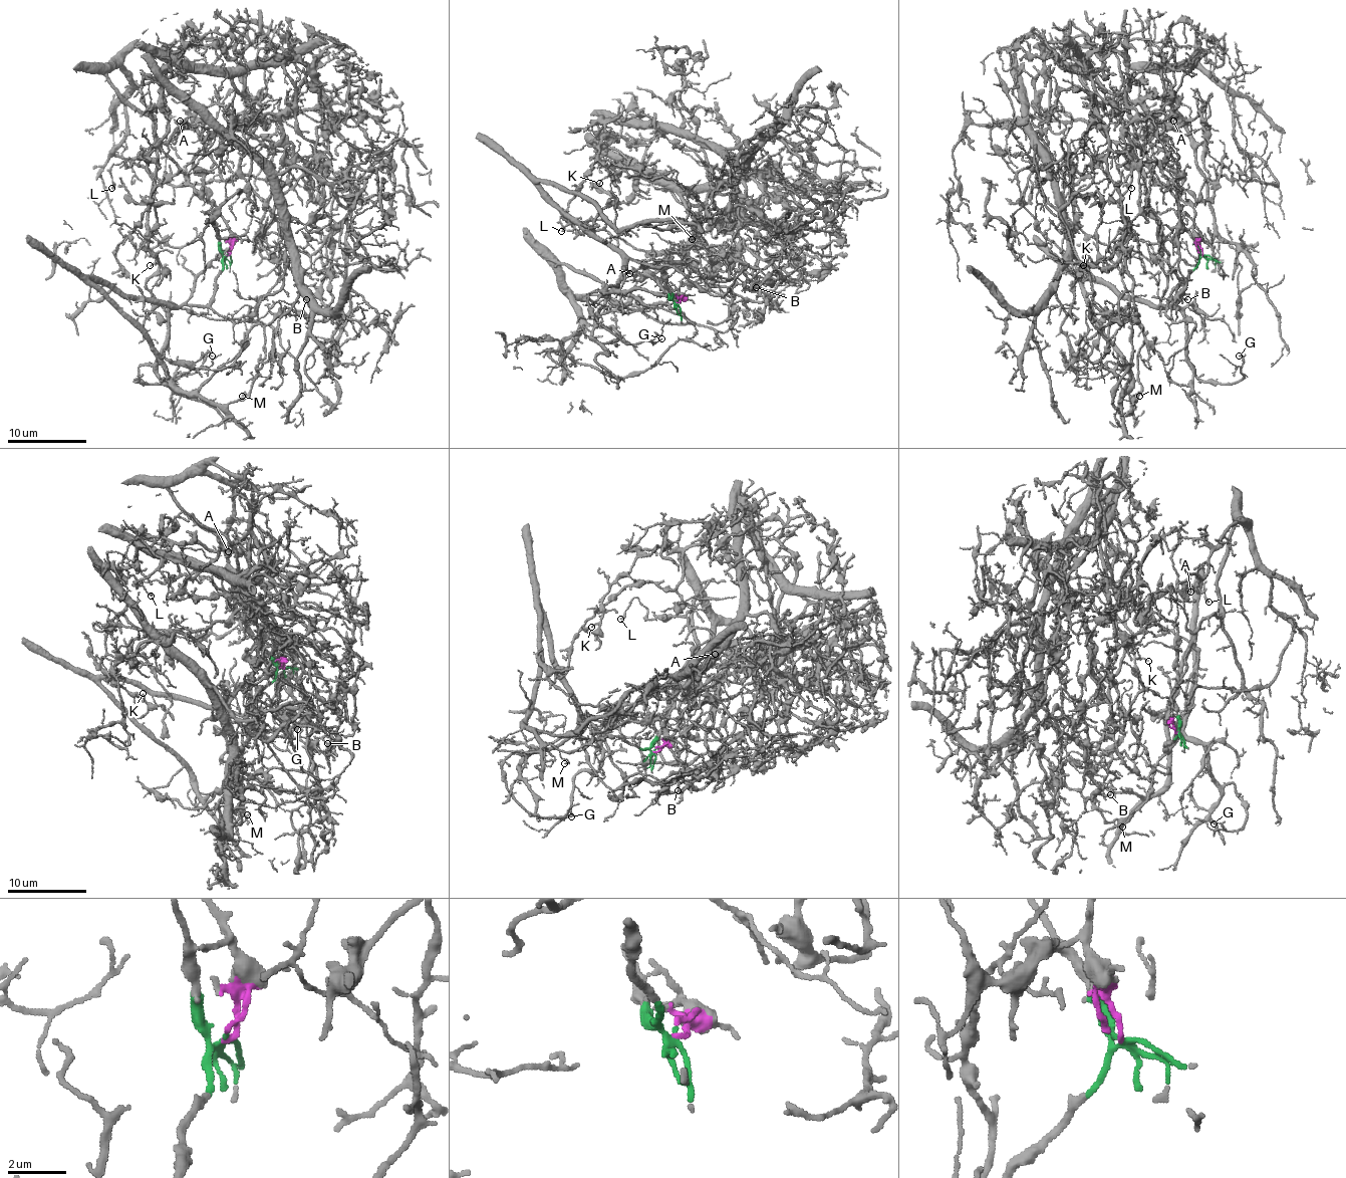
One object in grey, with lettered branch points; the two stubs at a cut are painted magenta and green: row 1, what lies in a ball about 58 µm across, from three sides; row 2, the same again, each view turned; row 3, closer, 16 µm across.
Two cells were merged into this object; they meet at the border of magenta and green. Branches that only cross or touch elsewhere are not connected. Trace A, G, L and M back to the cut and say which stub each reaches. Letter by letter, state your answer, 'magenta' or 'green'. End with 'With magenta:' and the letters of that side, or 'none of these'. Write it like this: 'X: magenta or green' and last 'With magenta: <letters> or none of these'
A: magenta
G: green
L: magenta
M: green
With magenta: A, L

